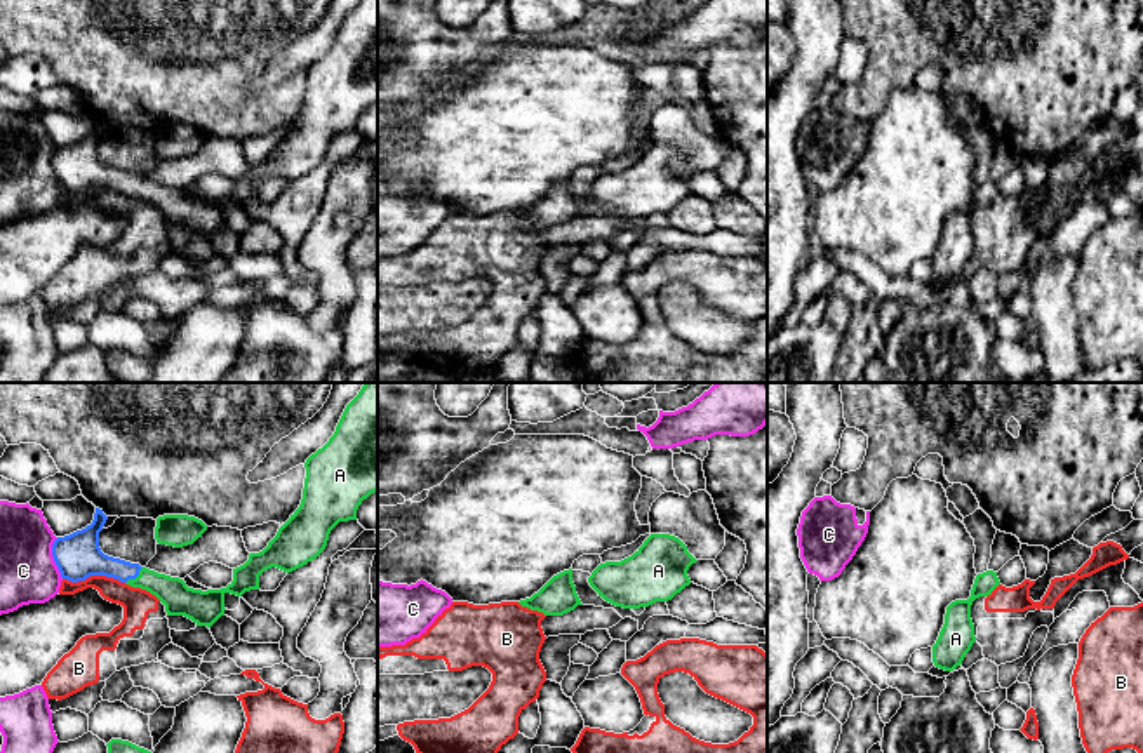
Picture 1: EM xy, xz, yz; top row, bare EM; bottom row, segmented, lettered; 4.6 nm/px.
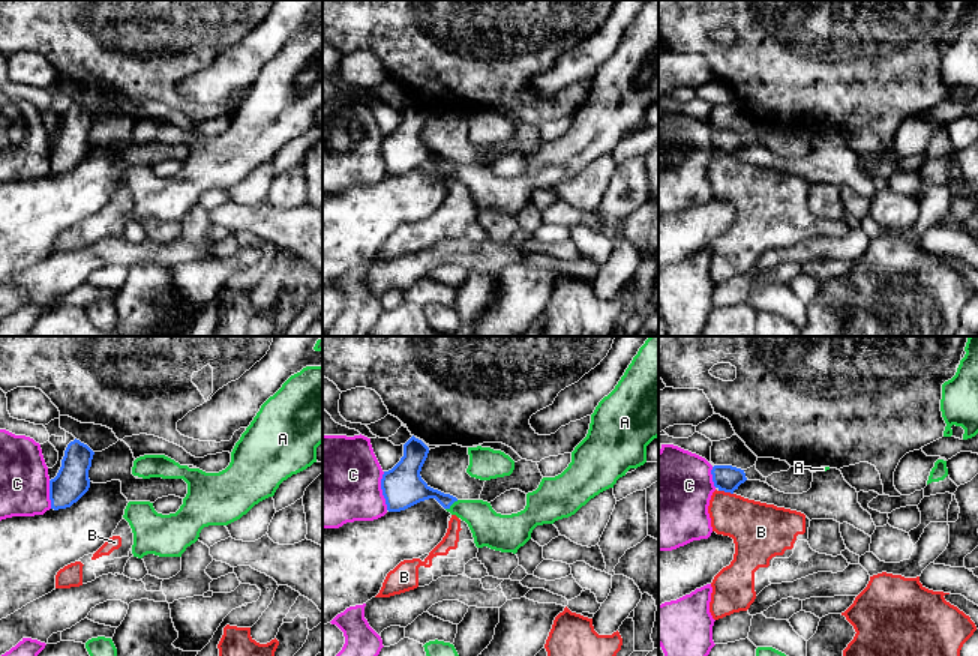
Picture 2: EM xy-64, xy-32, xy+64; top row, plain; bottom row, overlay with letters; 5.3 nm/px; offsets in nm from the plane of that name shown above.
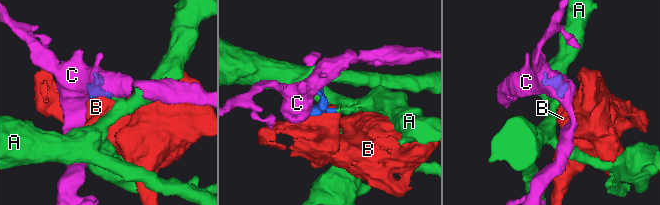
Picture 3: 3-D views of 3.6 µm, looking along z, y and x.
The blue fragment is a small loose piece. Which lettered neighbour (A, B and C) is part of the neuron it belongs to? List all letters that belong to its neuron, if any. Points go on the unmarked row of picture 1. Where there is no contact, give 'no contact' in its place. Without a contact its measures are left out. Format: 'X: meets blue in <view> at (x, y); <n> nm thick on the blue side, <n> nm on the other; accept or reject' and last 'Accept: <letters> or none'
A: meets blue in xy at (134, 188); 170 nm thick on the blue side, 140 nm on the other; accept
B: meets blue in xy at (94, 185); 200 nm thick on the blue side, 140 nm on the other; reject
C: meets blue in xy at (54, 169); 200 nm thick on the blue side, 280 nm on the other; reject
Accept: A

